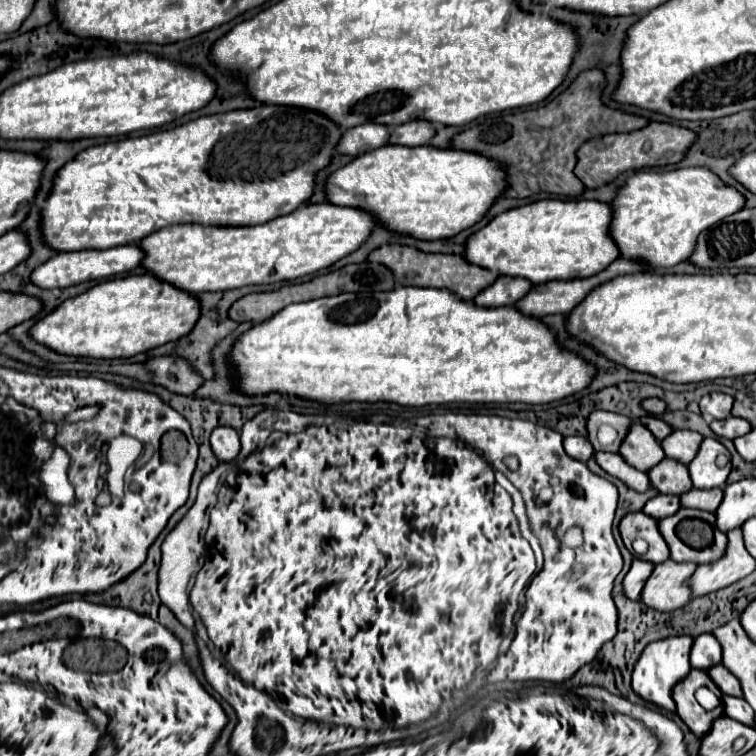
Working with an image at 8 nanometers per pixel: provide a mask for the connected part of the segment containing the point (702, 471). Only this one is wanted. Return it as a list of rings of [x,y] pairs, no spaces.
[[[705,439],[701,443],[699,453],[689,463],[689,475],[695,487],[699,489],[711,489],[711,487],[725,487],[725,479],[731,471],[731,463],[725,467],[717,467],[715,459],[717,455],[729,455],[729,451],[717,441],[717,439]]]

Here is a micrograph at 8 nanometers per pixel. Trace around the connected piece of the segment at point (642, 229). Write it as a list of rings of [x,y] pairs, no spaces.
[[[681,167],[673,171],[639,171],[631,175],[625,187],[613,201],[613,237],[619,245],[621,257],[643,259],[649,267],[673,267],[687,261],[697,245],[699,233],[713,227],[723,217],[729,217],[745,207],[745,195],[731,185],[723,185],[723,179],[709,167]]]

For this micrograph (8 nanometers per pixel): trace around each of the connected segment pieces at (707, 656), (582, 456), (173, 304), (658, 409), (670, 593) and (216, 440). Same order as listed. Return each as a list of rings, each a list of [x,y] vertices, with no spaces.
[[[711,633],[695,637],[691,647],[691,667],[707,671],[711,665],[721,663],[721,645]]]
[[[575,435],[575,437],[565,437],[565,451],[579,461],[587,461],[593,455],[593,445],[587,437]]]
[[[129,275],[97,283],[85,293],[63,301],[53,313],[33,325],[31,335],[65,355],[115,359],[133,357],[177,341],[193,331],[199,317],[201,301],[195,295],[171,283],[167,285],[155,275]]]
[[[649,397],[649,399],[641,401],[641,403],[643,403],[643,409],[647,413],[651,413],[651,415],[661,415],[667,409],[667,405],[661,399],[655,399],[655,397]]]
[[[673,559],[655,565],[643,587],[641,601],[657,611],[683,609],[691,601],[689,579],[695,569],[695,563],[677,563]]]
[[[215,427],[211,433],[211,447],[219,461],[231,461],[237,457],[241,445],[239,445],[239,433],[233,427]]]

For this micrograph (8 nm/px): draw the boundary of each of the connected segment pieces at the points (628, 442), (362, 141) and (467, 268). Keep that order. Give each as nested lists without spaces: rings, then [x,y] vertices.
[[[635,423],[629,433],[629,437],[625,437],[619,453],[623,455],[623,459],[633,465],[639,471],[649,471],[653,469],[657,463],[663,461],[665,451],[661,447],[661,443],[651,435],[651,431],[643,425],[643,423]]]
[[[365,123],[343,133],[343,141],[339,141],[339,153],[345,155],[363,155],[381,145],[387,145],[391,137],[391,127],[379,123]]]
[[[383,245],[369,255],[369,261],[387,265],[395,275],[399,275],[401,285],[415,287],[447,287],[459,293],[465,301],[473,301],[483,289],[487,289],[499,273],[469,263],[463,255],[445,255],[445,253],[425,253],[409,245]]]

